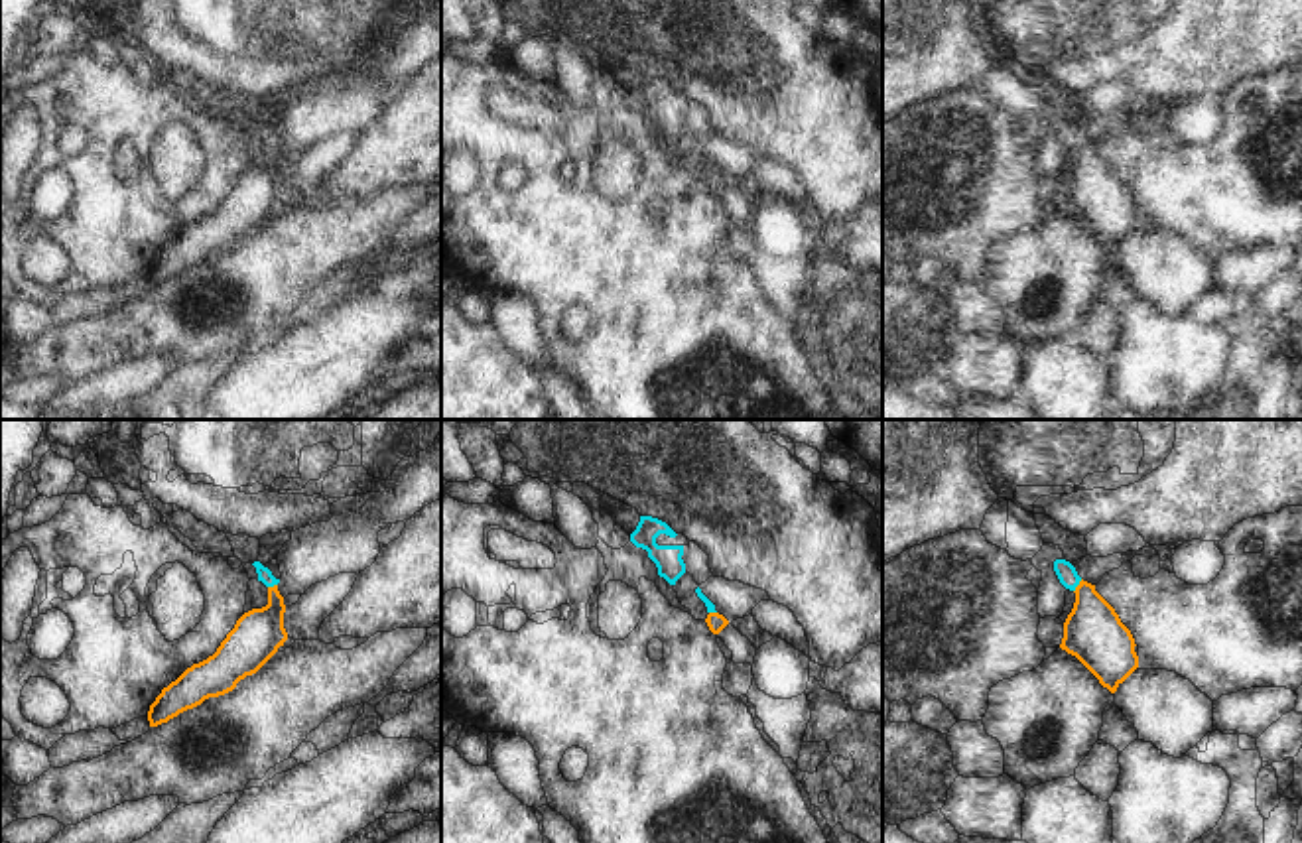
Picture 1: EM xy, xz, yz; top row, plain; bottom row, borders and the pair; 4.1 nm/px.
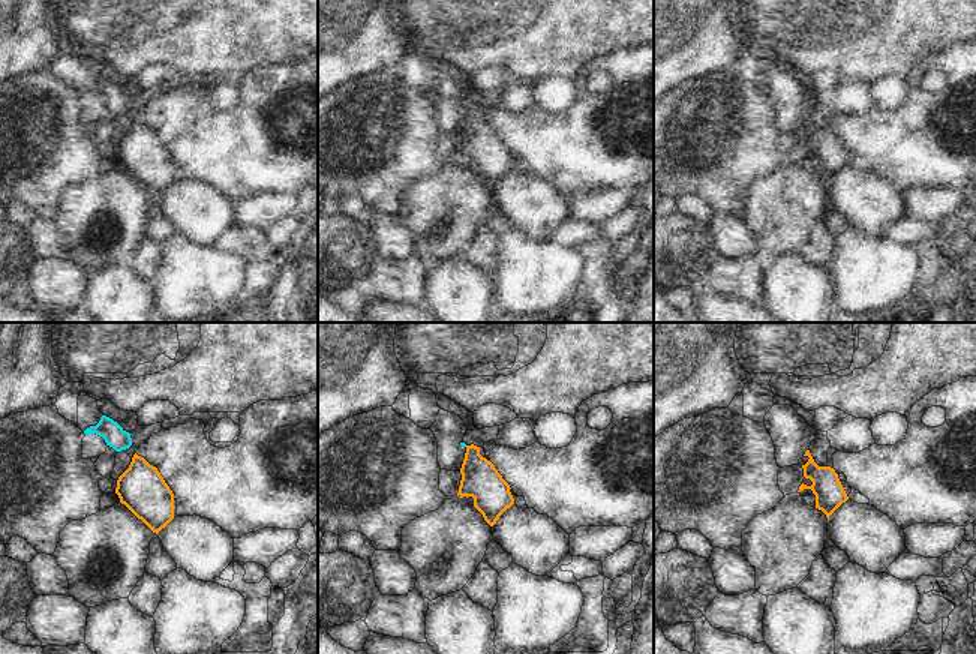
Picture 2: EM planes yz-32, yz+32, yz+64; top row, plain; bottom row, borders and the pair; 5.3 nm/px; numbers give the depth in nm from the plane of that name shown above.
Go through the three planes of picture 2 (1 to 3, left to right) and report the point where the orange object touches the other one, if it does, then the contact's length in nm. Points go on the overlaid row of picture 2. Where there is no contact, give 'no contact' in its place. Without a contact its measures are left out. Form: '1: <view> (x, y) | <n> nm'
1: no contact
2: no contact
3: no contact

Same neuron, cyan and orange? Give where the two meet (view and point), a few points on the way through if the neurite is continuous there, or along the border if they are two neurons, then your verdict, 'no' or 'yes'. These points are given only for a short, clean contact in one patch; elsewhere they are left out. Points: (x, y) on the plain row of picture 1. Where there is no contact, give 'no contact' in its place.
yz (1078, 142) | across yz (1064, 129), (1078, 142), (1090, 164), (1094, 192) | yes

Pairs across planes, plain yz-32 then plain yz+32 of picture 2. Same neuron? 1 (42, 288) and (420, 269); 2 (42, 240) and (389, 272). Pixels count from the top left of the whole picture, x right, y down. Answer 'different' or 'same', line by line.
1: same
2: different

